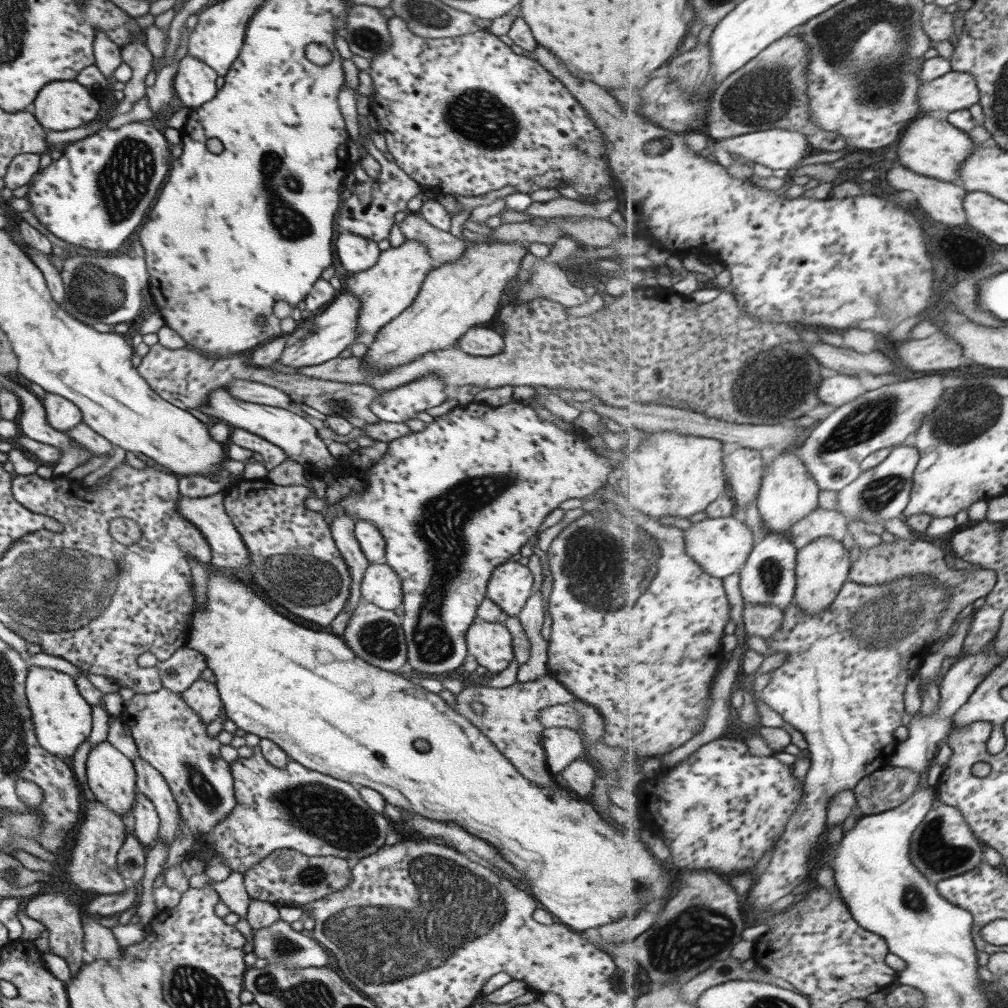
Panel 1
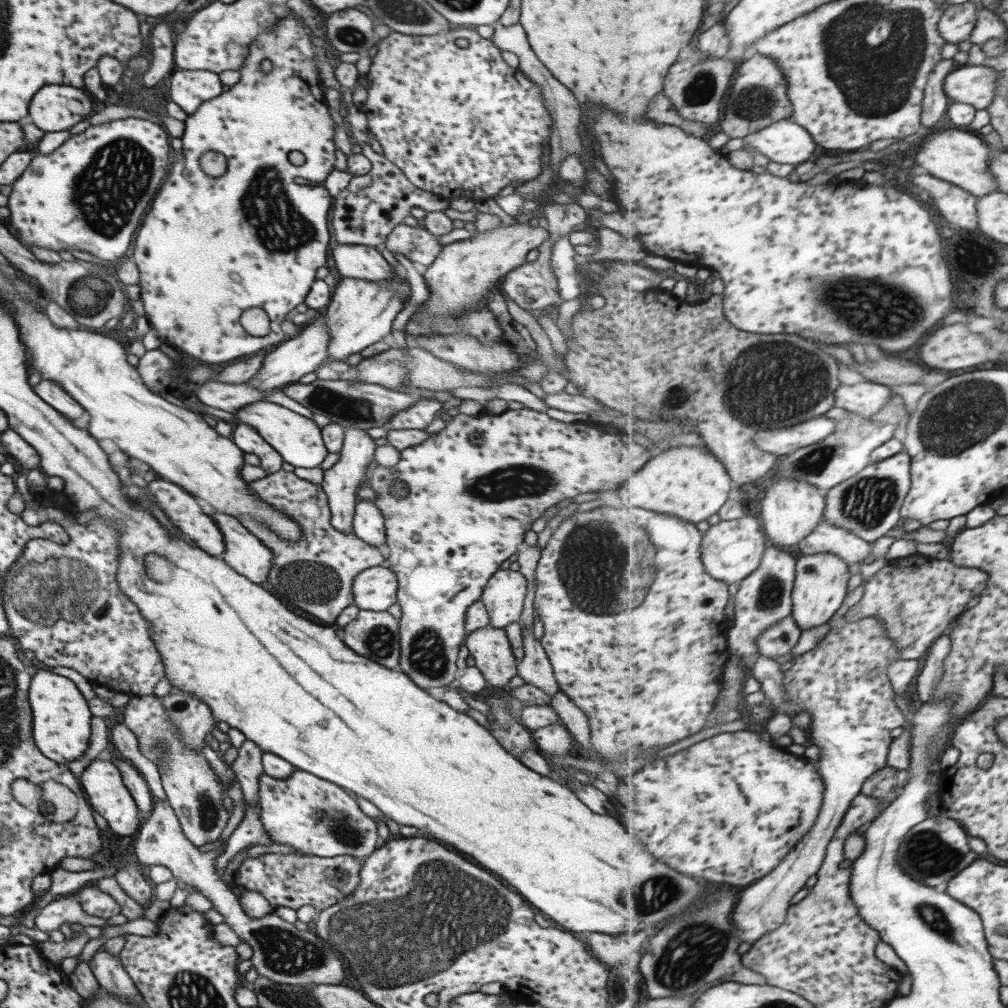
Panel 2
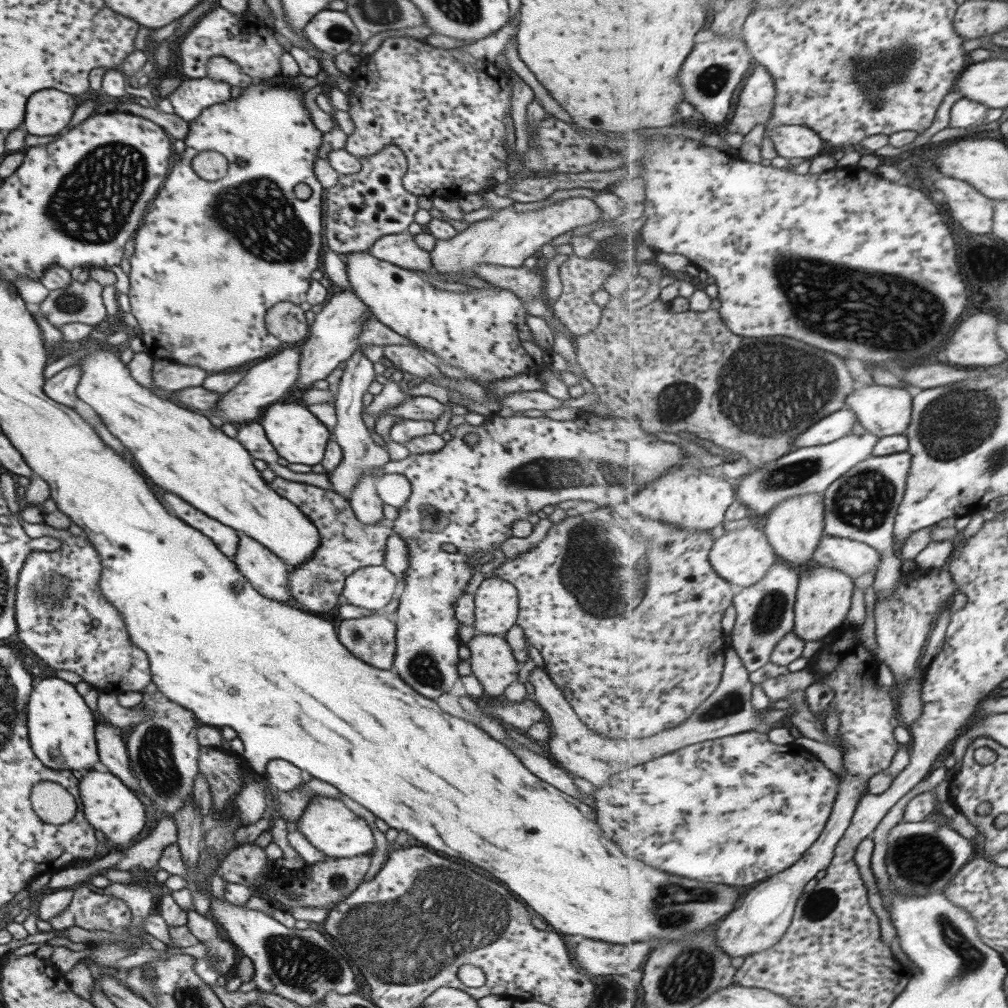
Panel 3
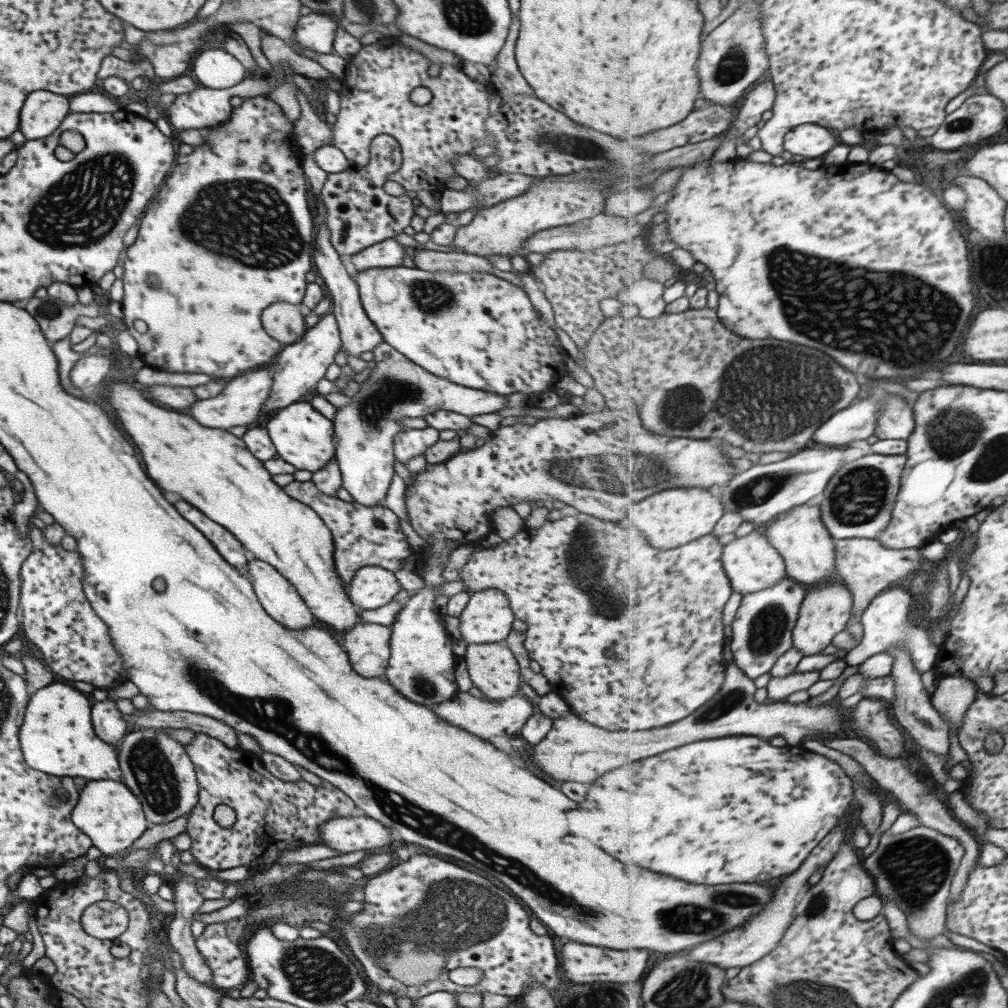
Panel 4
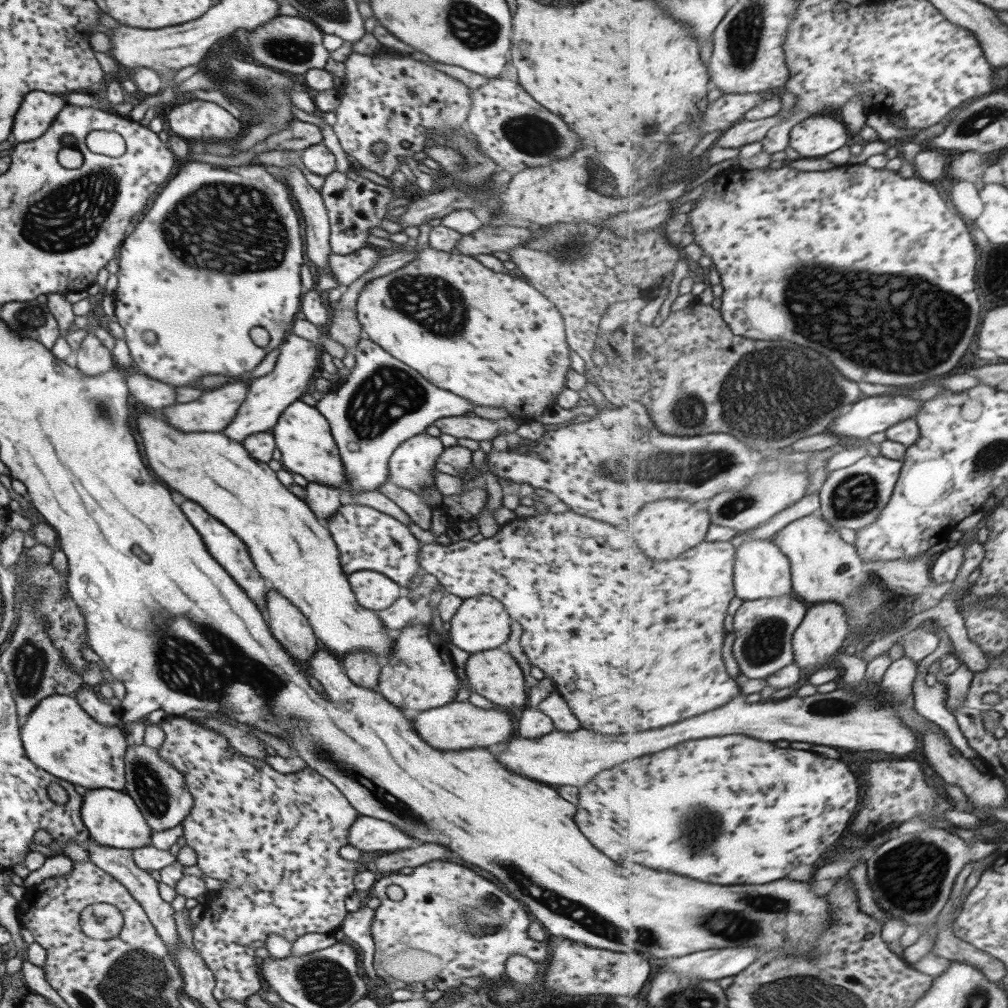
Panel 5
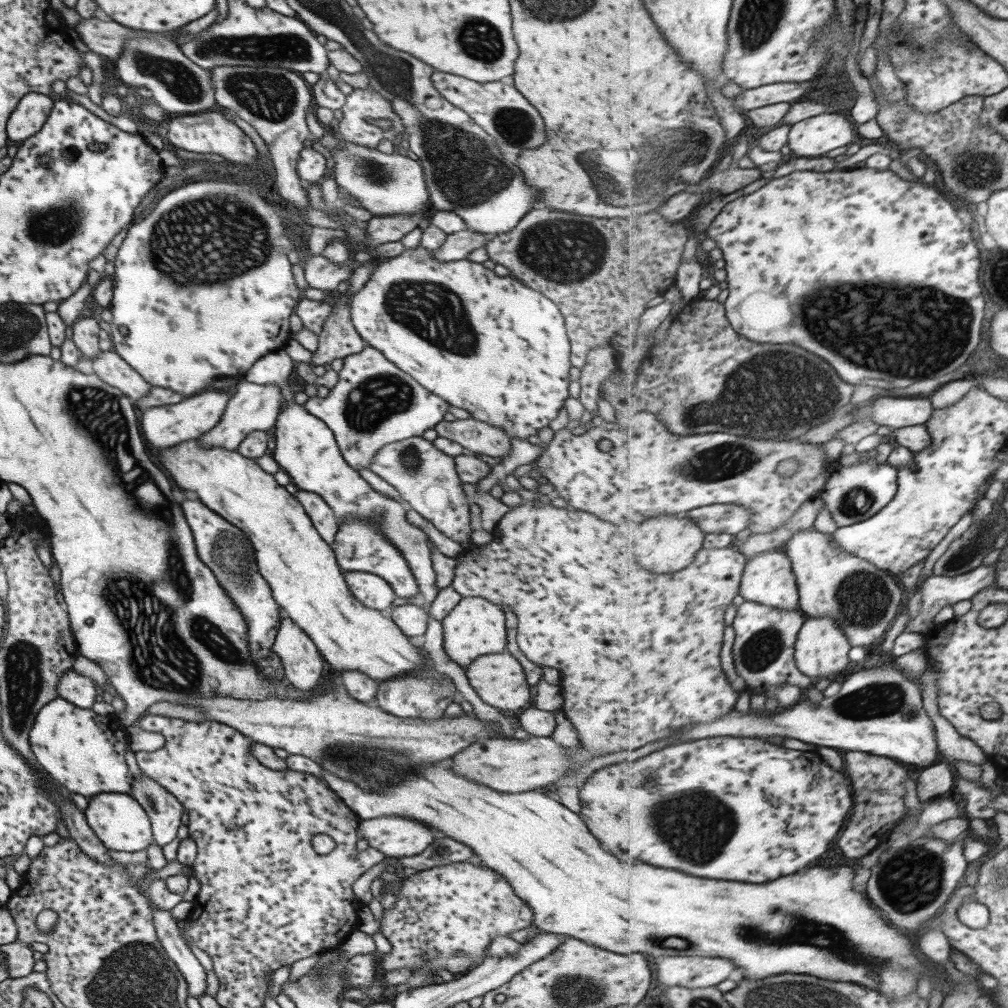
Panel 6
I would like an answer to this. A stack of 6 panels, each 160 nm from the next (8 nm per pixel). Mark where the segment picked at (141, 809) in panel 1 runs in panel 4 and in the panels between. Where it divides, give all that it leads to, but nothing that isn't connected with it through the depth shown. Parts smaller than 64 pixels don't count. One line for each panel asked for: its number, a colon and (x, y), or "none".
2: (134, 783)
3: (111, 751)
4: (107, 723)

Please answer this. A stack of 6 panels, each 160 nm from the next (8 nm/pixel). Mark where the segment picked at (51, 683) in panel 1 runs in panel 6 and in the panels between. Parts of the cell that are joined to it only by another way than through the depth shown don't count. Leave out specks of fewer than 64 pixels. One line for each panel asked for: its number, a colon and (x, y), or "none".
2: (61, 719)
3: (61, 727)
4: (56, 737)
5: (58, 737)
6: (82, 751)

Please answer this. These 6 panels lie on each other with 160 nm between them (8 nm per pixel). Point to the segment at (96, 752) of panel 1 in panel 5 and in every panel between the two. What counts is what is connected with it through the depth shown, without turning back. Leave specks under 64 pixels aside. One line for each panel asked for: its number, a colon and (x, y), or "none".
2: (106, 794)
3: (108, 805)
4: (106, 811)
5: (111, 818)

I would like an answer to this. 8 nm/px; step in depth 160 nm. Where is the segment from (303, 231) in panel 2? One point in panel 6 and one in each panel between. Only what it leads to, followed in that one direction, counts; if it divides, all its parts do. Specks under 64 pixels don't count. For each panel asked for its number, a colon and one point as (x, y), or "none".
3: (192, 306)
4: (240, 199)
5: (201, 283)
6: (218, 291)

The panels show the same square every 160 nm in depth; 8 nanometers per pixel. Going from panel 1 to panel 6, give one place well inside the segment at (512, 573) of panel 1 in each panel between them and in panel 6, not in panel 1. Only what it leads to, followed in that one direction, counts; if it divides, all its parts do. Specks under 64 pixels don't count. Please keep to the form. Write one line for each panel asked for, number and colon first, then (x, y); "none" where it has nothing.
2: (502, 596)
3: (495, 601)
4: (486, 618)
5: (480, 623)
6: (474, 626)

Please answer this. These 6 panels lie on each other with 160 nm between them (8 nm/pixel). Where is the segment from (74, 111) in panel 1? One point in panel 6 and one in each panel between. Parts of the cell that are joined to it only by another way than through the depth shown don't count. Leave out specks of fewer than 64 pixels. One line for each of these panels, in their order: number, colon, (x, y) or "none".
2: (50, 109)
3: (46, 113)
4: (42, 111)
5: (38, 109)
6: (30, 113)

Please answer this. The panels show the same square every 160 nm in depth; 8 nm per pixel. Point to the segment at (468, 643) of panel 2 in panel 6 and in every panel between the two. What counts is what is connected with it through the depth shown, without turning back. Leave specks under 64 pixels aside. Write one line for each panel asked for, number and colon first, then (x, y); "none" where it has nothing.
3: (492, 663)
4: (492, 668)
5: (493, 674)
6: (498, 679)

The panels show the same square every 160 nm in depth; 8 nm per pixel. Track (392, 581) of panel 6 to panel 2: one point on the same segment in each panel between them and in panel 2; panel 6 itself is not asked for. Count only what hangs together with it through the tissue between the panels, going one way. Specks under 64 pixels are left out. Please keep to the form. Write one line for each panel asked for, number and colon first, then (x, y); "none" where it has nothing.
2: (315, 574)
3: (346, 545)
4: (362, 536)
5: (366, 539)

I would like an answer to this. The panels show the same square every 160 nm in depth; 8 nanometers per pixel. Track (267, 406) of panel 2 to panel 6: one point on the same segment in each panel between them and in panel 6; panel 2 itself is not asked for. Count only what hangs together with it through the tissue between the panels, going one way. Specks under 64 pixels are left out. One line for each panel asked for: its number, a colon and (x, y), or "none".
3: (297, 436)
4: (300, 435)
5: (301, 434)
6: (305, 448)

